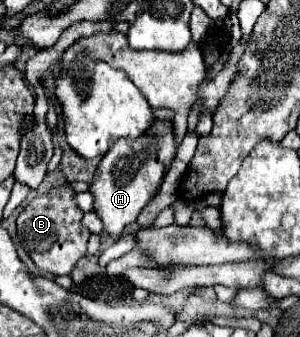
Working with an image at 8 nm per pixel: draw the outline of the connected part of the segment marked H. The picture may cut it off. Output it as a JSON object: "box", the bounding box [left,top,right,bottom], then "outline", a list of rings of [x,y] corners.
{"box":[91,121,175,239],"outline":[[[155,121],[151,133],[139,141],[115,141],[97,165],[95,177],[91,181],[93,211],[103,221],[105,233],[111,239],[121,237],[129,227],[135,227],[135,221],[143,207],[157,195],[165,171],[175,157],[173,145],[173,125],[169,121]]]}

